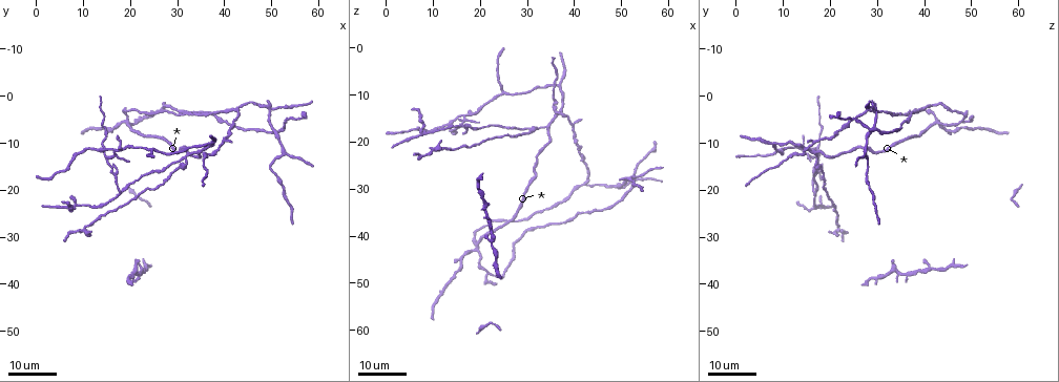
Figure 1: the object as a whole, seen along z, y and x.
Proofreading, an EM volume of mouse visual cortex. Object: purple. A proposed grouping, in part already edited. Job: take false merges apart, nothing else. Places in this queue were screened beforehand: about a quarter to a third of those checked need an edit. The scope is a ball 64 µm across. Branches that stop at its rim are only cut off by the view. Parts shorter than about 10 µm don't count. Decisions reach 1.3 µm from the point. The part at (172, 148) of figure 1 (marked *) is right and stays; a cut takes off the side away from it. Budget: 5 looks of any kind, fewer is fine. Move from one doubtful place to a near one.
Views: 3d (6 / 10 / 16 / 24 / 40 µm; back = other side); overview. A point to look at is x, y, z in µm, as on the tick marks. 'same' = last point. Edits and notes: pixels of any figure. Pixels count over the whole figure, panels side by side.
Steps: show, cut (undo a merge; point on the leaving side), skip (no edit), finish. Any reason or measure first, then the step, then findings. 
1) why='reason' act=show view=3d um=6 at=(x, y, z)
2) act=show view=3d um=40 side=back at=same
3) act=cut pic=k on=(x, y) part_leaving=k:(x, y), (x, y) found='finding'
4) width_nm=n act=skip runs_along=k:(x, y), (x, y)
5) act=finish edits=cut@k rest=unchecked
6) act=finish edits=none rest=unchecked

why='thin arm on a thick one' act=show view=3d um=24 at=(19.0, 5.5, 42.5)

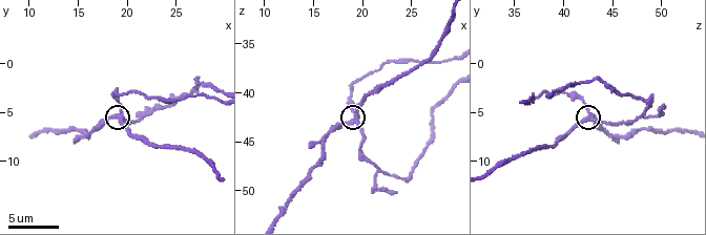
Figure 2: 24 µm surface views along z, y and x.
act=show view=3d um=10 at=(19.2, 5.2, 42.6)

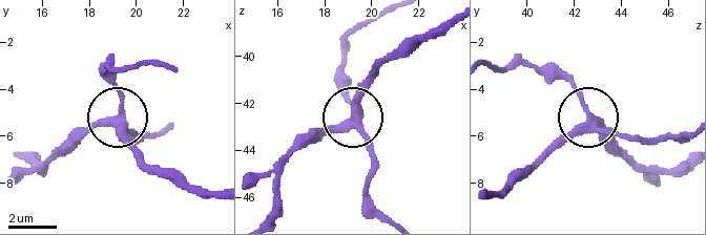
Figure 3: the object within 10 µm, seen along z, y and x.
side_arm_um=64 act=skip runs_along=3:(488, 196), (549, 154), (585, 120), (631, 141) found='one cell here'

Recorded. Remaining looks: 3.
why='three arms meet' act=show view=3d um=16 at=(18.0, 21.0, 17.0)

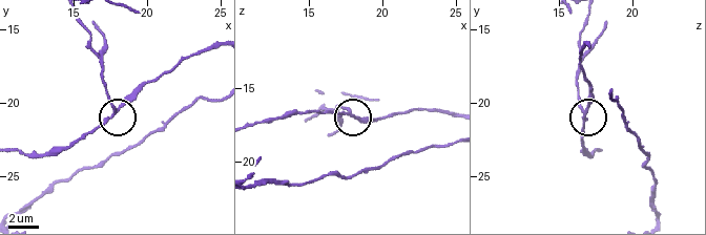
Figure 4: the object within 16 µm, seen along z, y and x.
why='zoom in' act=show view=3d um=10 at=(17.8, 20.4, 16.6)

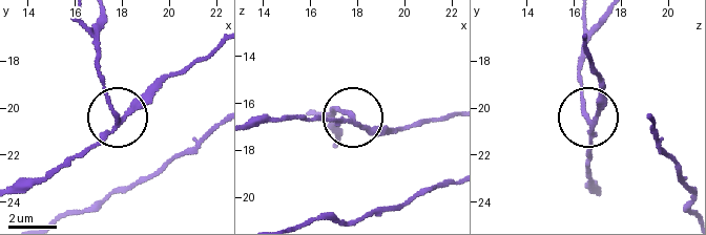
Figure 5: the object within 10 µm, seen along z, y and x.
side_arm_um=20 arms=3 act=cut pic=5 on=(103, 87) found='a second cell is stuck on'

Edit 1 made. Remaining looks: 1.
act=finish edits=cut@5 rest=unchecked

